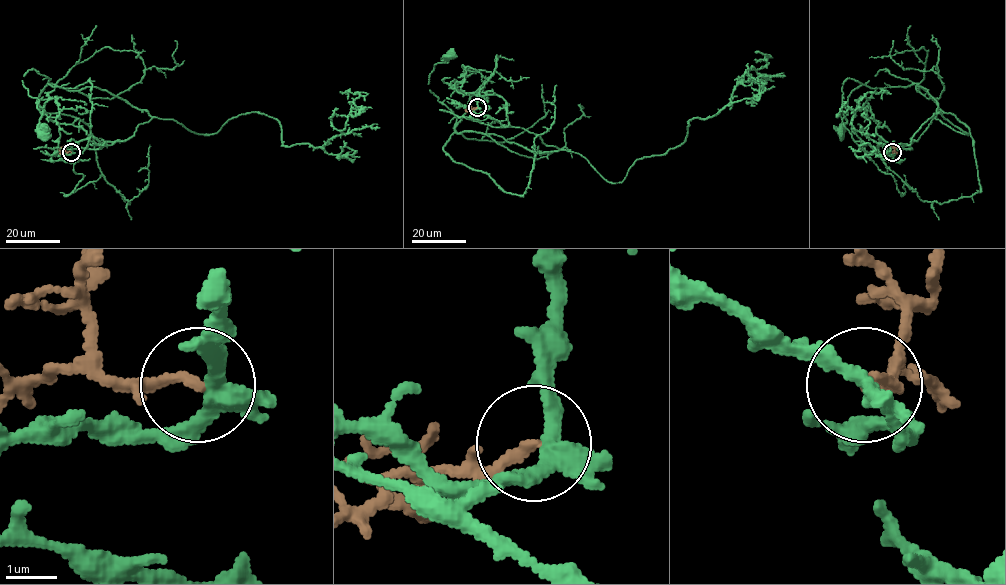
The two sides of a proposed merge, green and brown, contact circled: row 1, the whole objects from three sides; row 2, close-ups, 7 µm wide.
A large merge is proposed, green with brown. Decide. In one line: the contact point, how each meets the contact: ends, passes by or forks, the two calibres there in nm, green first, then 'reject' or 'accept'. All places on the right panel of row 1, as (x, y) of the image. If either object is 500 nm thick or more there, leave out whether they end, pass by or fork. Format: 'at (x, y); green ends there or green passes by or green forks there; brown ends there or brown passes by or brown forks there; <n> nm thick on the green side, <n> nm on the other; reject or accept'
at (892, 152); green forks there; brown ends there; 280 nm thick on the green side, 200 nm on the other; reject

